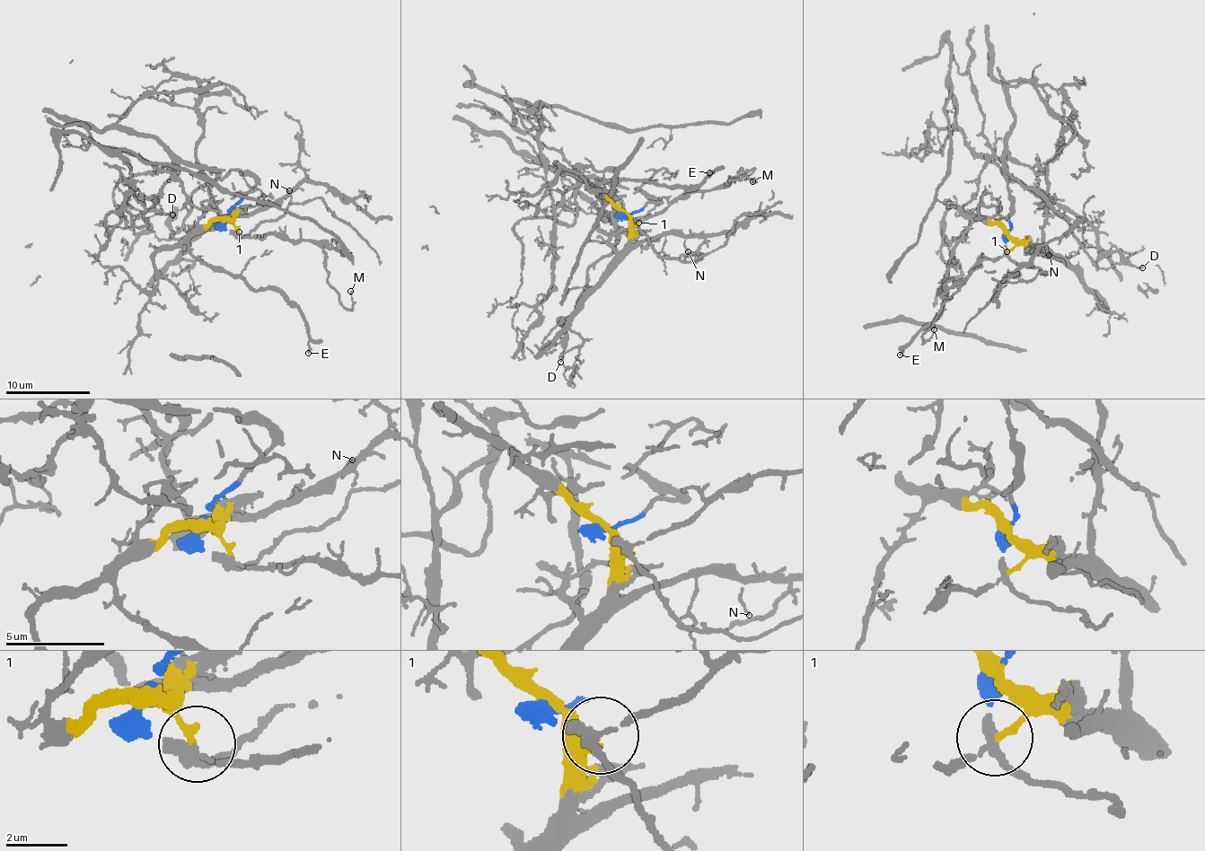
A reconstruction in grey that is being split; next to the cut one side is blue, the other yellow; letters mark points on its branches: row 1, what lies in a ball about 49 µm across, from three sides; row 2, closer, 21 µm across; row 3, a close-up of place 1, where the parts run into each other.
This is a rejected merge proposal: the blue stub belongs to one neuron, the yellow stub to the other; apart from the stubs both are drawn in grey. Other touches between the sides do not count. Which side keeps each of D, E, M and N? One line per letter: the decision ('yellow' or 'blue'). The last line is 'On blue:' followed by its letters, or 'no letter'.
D: blue
E: yellow
M: yellow
N: yellow
On blue: D

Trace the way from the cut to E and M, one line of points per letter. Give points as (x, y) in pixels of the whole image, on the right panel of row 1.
E: (1007, 232), (985, 218), (971, 225), (954, 247), (944, 304), (900, 355)
M: (1007, 232), (1015, 246), (996, 260), (982, 259), (971, 268), (967, 279), (923, 335), (925, 341), (933, 329)

